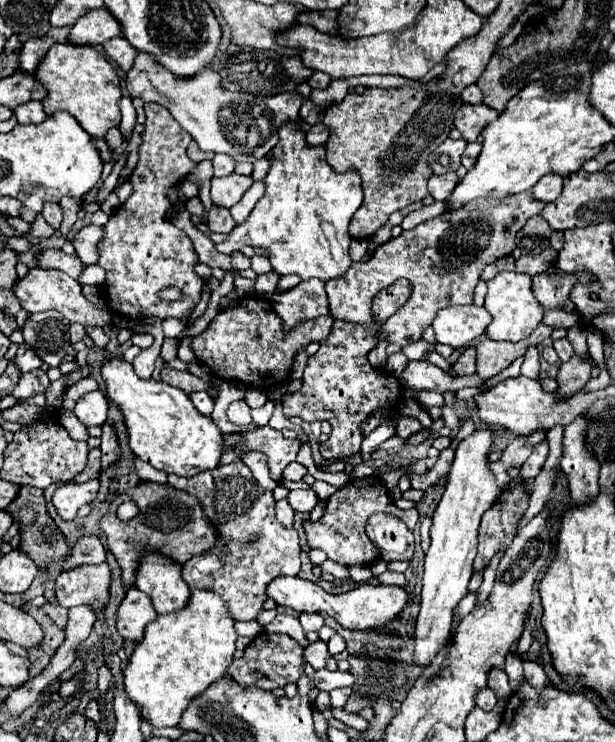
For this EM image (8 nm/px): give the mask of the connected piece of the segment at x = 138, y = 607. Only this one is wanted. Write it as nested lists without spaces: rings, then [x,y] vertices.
[[[129,587],[125,599],[117,611],[117,631],[127,641],[141,641],[147,623],[157,619],[157,611],[151,605],[151,599],[137,587]]]

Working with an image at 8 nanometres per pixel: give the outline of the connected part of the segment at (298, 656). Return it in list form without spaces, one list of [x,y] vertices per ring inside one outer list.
[[[259,633],[257,637],[253,637],[253,641],[249,643],[249,647],[245,649],[241,659],[235,659],[229,665],[229,675],[241,685],[241,687],[257,687],[257,689],[277,689],[277,687],[285,687],[289,683],[297,683],[297,679],[303,675],[305,669],[305,655],[303,655],[303,647],[289,635],[281,635],[281,633]]]

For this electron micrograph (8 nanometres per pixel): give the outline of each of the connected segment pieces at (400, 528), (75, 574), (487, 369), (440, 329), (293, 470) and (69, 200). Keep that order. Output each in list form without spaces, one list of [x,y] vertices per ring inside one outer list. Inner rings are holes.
[[[377,513],[367,523],[367,535],[385,561],[409,561],[413,557],[413,533],[407,525],[387,513]]]
[[[107,563],[101,565],[85,565],[63,571],[55,581],[55,597],[59,605],[73,607],[89,603],[101,615],[107,599],[109,599],[109,583],[111,571]]]
[[[485,339],[475,347],[477,347],[477,375],[483,381],[487,381],[489,377],[495,377],[505,367],[509,367],[517,357],[521,357],[527,351],[529,341],[525,339],[521,343],[497,343]]]
[[[477,305],[445,307],[437,313],[433,321],[433,329],[439,343],[459,349],[473,345],[485,333],[489,323],[491,323],[491,315],[485,307],[477,307]]]
[[[291,463],[285,471],[283,471],[283,477],[287,479],[287,481],[299,481],[299,479],[303,479],[307,475],[307,467],[305,465],[301,465],[301,463]]]
[[[63,197],[61,201],[59,201],[59,205],[61,205],[61,211],[63,211],[63,223],[61,223],[61,233],[63,235],[67,235],[71,229],[73,229],[73,225],[75,225],[75,221],[77,221],[77,213],[79,213],[79,199],[75,199],[75,197]]]

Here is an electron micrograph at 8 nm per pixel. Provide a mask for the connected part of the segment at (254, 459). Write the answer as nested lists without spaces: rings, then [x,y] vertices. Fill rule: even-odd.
[[[245,453],[243,461],[247,463],[247,467],[251,469],[253,477],[257,479],[257,483],[261,483],[261,487],[265,487],[267,491],[273,491],[277,487],[277,481],[273,481],[269,477],[269,469],[267,469],[267,459],[261,453]]]

